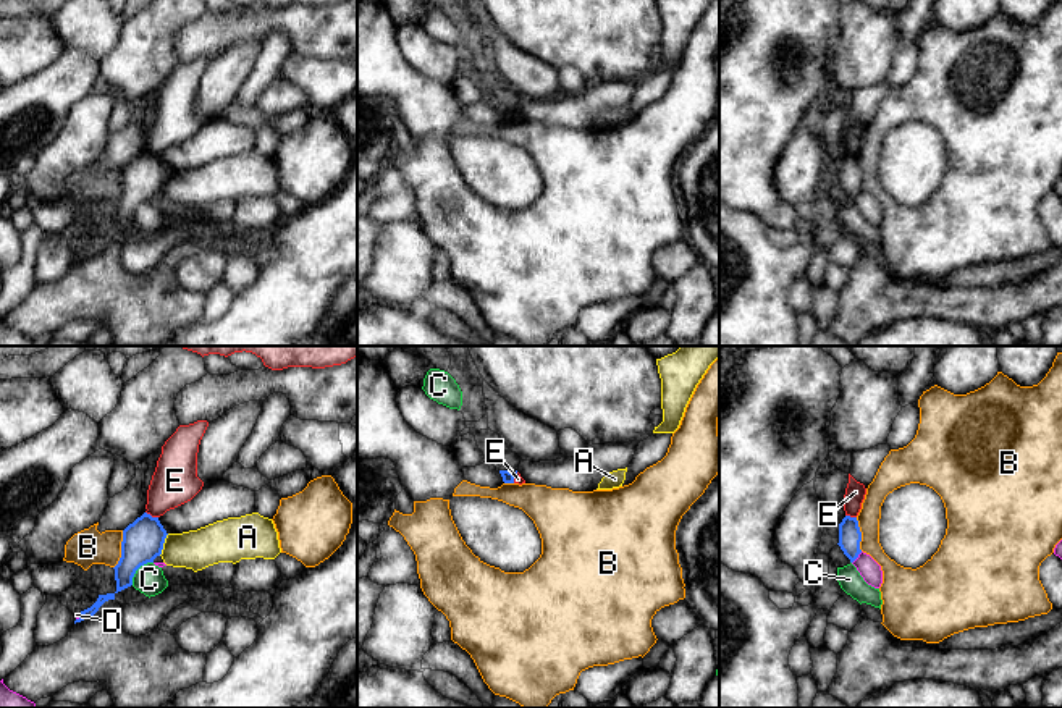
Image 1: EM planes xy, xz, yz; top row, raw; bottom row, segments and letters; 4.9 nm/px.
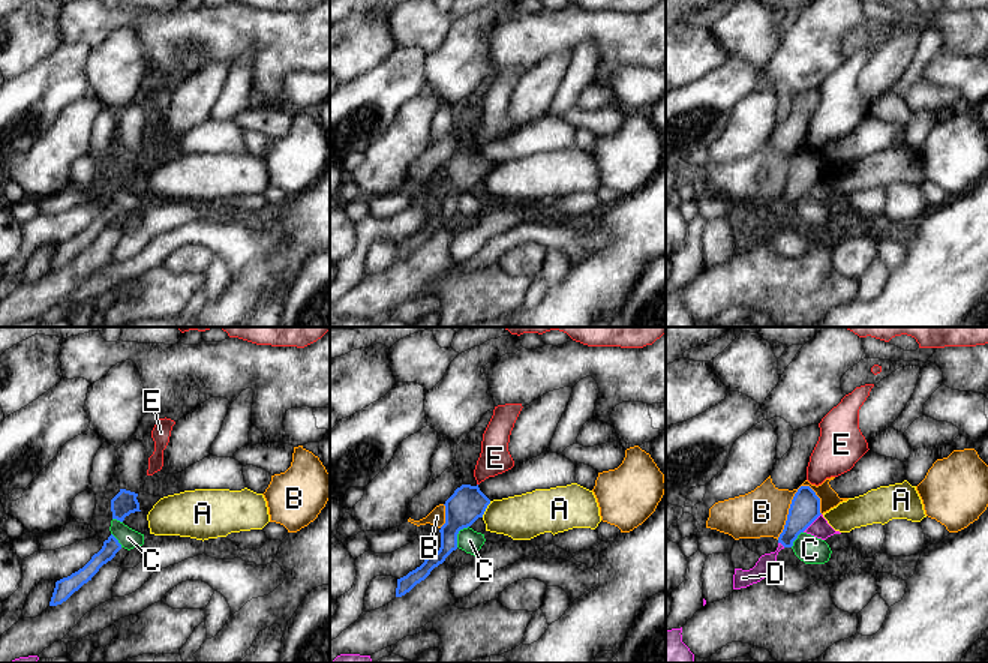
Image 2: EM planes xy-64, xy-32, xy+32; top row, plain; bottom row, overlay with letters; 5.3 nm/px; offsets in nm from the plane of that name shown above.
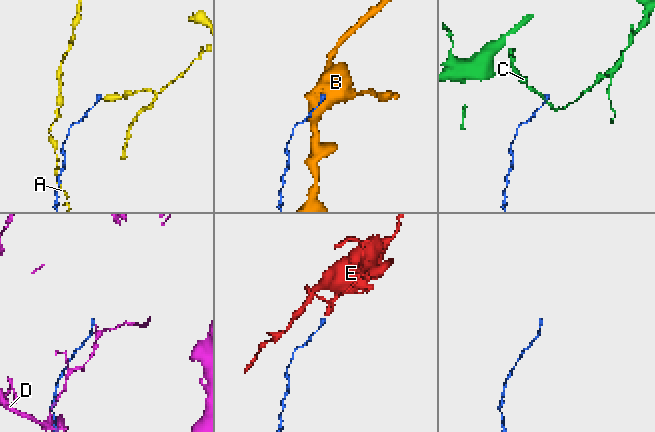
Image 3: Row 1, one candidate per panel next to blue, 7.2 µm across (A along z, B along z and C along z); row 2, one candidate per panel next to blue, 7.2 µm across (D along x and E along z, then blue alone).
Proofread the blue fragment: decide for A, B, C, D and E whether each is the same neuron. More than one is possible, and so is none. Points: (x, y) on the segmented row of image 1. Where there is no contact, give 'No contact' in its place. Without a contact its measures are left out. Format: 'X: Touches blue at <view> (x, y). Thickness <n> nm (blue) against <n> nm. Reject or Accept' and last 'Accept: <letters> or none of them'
A: Touches blue at xy (162, 545). Thickness 200 nm (blue) against 200 nm. Reject
B: Touches blue at xy (122, 550). Thickness 200 nm (blue) against 180 nm. Reject
C: Touches blue at xy (138, 568). Thickness 200 nm (blue) against 150 nm. Reject
D: Touches blue at yz (857, 556). Thickness 110 nm (blue) against 100 nm. Reject
E: Touches blue at xy (151, 516). Thickness 200 nm (blue) against 220 nm. Reject
Accept: none of them

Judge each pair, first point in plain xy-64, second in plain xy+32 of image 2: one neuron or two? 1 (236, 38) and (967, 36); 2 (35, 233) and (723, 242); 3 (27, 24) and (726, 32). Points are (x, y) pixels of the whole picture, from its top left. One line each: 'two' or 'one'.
1: one
2: two
3: two

